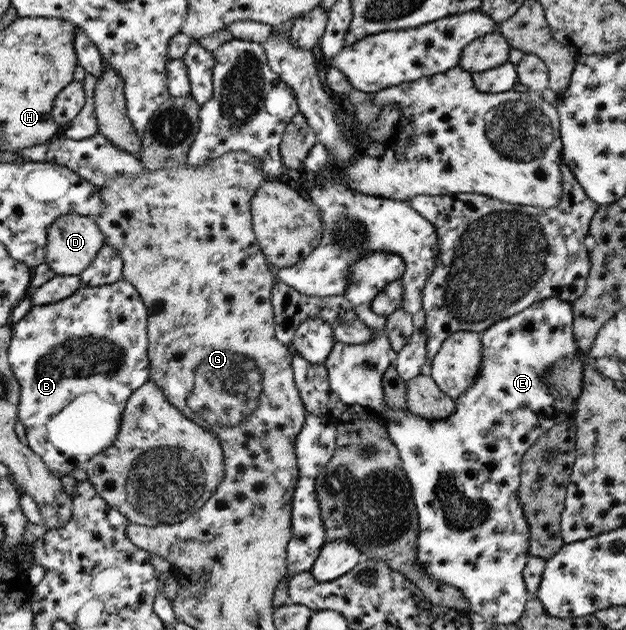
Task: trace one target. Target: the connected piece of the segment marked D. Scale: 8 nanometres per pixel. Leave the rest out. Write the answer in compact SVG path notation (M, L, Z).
M74 212L64 214L48 228L47 266L62 277L80 275L92 264L105 242L104 233L93 218Z

